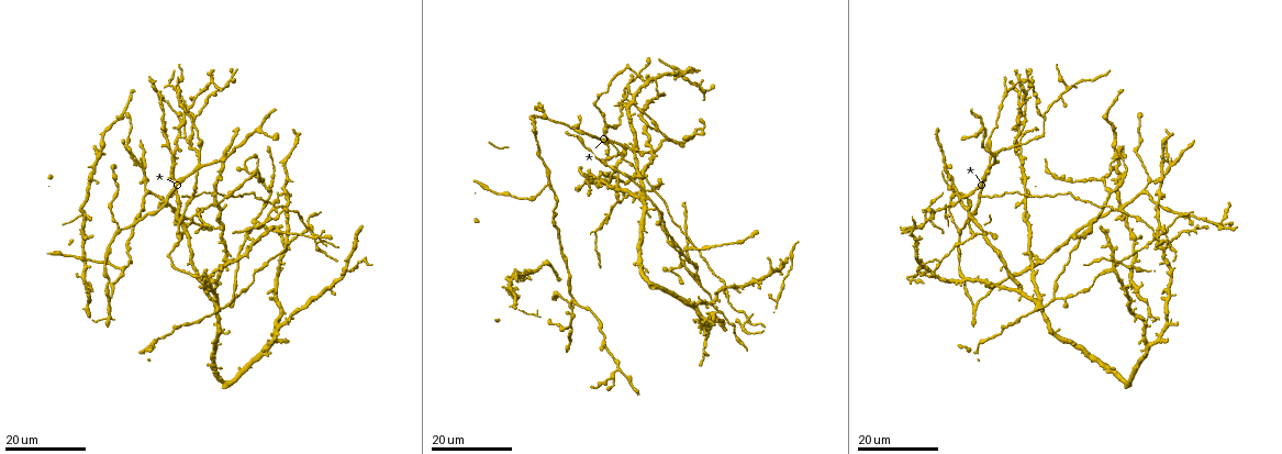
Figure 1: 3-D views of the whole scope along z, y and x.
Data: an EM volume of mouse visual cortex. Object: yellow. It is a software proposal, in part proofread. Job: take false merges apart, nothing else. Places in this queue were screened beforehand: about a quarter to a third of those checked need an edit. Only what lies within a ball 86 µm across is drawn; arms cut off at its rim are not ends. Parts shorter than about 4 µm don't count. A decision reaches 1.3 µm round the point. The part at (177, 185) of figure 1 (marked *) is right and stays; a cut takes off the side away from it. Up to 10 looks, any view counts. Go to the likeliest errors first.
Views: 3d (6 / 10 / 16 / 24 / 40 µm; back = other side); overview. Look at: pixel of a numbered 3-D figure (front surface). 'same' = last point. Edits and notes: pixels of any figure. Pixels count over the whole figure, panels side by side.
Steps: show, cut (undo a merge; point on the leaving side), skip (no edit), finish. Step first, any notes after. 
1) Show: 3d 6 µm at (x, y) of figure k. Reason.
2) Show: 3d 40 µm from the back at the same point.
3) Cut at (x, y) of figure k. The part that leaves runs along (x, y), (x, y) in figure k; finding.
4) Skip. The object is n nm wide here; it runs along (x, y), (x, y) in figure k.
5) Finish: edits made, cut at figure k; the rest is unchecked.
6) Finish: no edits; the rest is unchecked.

Show: 3d 16 µm at (227, 264) of figure 1. Thin arm on a thick one.

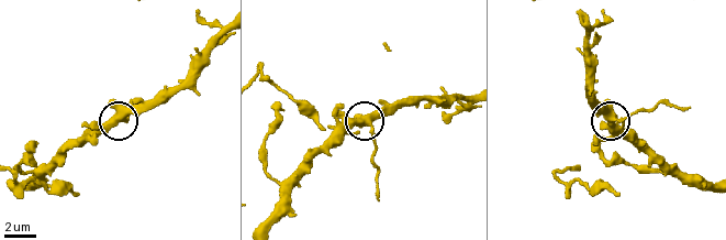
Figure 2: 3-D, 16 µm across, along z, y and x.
Show: 3d 6 µm at (616, 119) of figure 2.

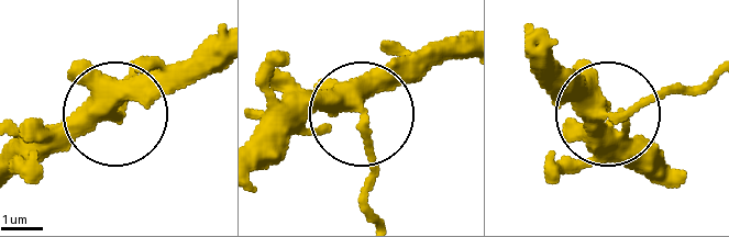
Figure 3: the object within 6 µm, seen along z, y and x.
Skip. The object is 330 nm wide here; it runs along (258, 171), (322, 112), (353, 112), (374, 160), (364, 210) in figure 3; continuous, no second neuron.

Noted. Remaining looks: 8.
Show: 3d 24 µm at (734, 323) of figure 1.

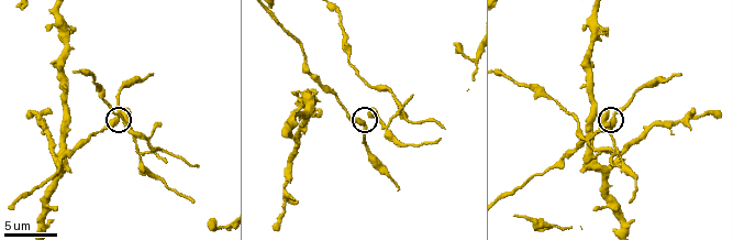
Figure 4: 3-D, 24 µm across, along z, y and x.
Show: 3d 6 µm at (614, 114) of figure 4.

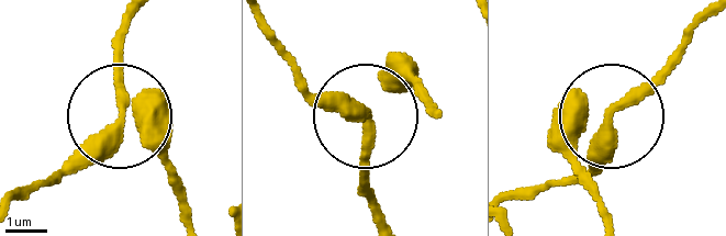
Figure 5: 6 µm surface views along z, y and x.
Skip. The side arm is 10 µm long; 3 arms meet here; one neuron here.

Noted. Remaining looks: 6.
Show: 3d 24 µm at (202, 217) of figure 1. Two arms in line, one across.

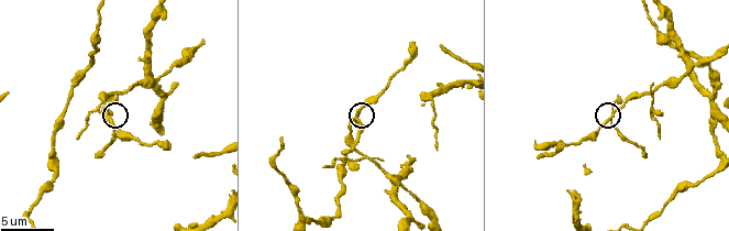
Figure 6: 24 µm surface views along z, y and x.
Show: 3d 10 µm at (606, 120) of figure 6.

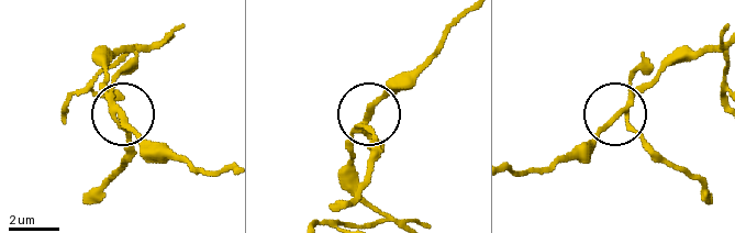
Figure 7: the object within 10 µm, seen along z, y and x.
Cut at (645, 70) of figure 7. 3 arms meet here; the part that leaves runs along (630, 106), (625, 117), (632, 129), (694, 179), (704, 202) in figure 7; two neurons meet here.

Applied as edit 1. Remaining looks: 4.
Show: overview. Redraw.

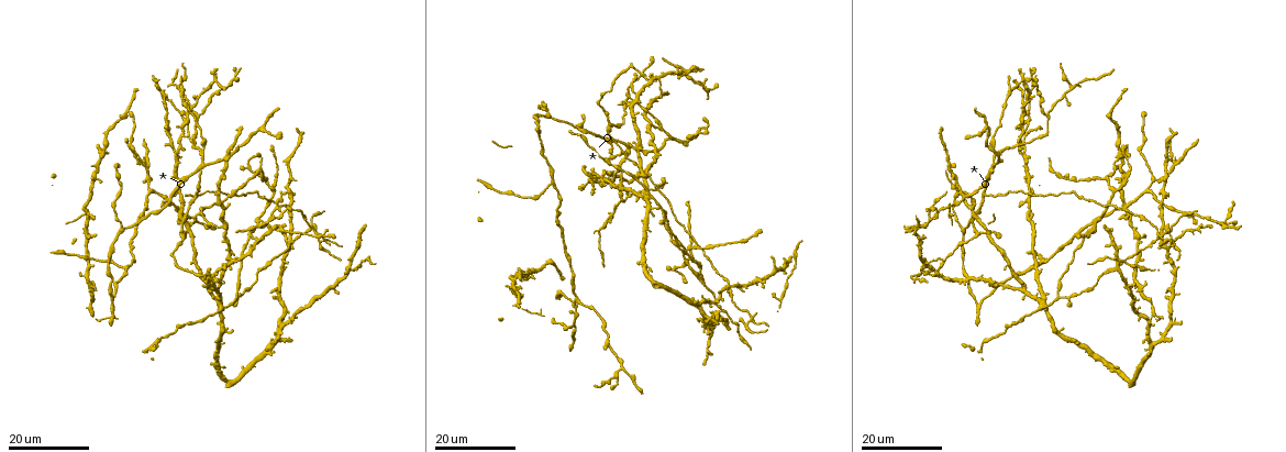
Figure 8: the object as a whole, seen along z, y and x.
Show: 3d 24 µm at (205, 208) of figure 8. A fork.

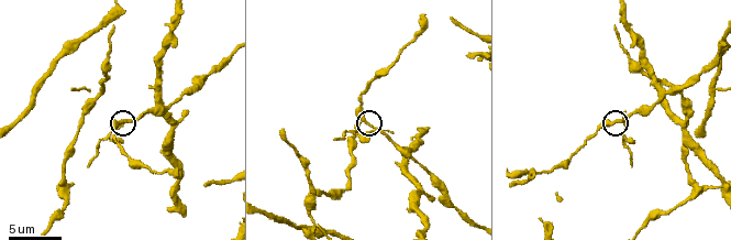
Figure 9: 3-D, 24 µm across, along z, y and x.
Show: 3d 10 µm at (373, 128) of figure 9.

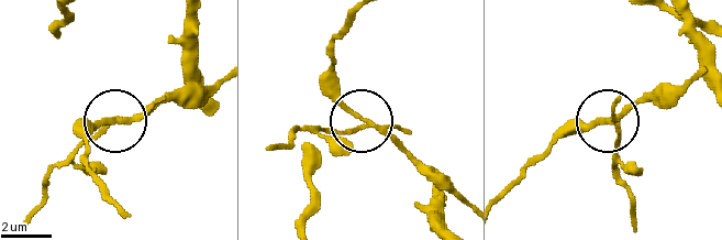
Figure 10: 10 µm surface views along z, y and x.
Cut at (99, 137) of figure 10. The part that leaves runs along (376, 124), (298, 131), (290, 143), (267, 148) in figure 10; two neurons meet here.

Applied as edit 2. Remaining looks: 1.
Finish: edits made, cut at figure 7, cut at figure 10; the rest is unchecked.

